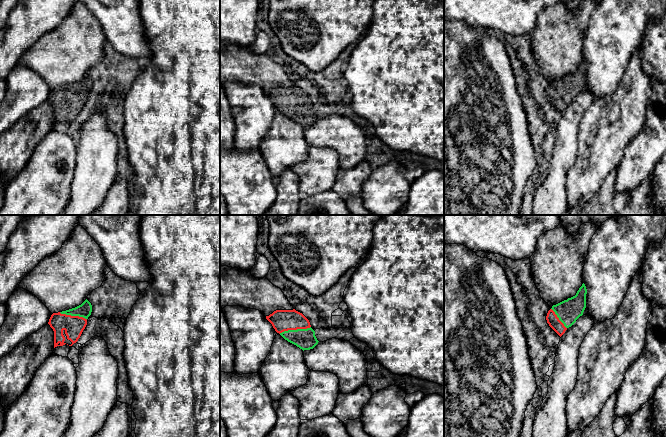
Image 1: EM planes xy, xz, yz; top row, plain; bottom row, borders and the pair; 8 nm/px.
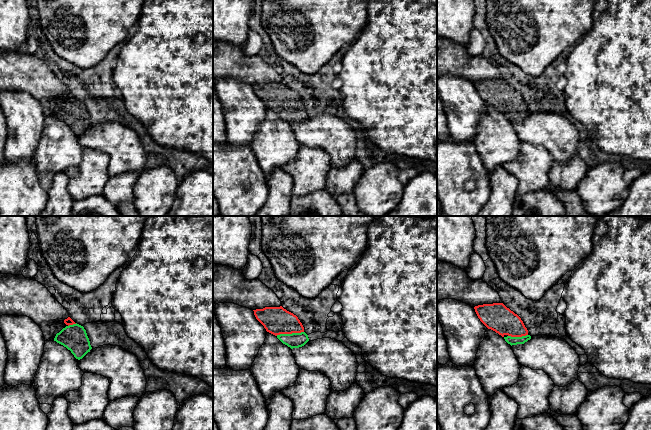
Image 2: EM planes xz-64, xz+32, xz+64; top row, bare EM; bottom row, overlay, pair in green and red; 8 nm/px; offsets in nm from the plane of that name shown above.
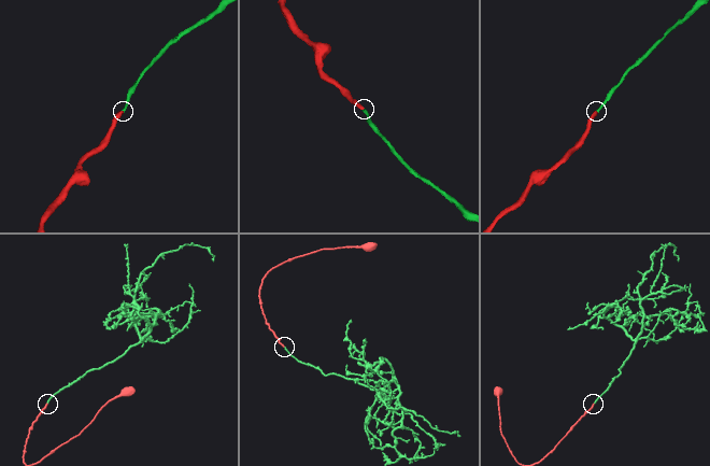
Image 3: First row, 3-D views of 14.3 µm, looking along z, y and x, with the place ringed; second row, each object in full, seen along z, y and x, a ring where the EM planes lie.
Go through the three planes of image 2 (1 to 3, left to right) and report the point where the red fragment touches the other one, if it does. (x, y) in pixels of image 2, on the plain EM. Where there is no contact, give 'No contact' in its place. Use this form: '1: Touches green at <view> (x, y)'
1: Touches green at xz-64 (73, 100)
2: Touches green at xz+32 (289, 110)
3: Touches green at xz+64 (517, 113)

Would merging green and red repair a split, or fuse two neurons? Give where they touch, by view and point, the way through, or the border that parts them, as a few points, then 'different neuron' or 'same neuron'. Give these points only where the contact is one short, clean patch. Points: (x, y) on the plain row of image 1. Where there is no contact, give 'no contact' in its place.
contact xz (294, 106); way xz (305, 115), (294, 106), (282, 96); same neuron

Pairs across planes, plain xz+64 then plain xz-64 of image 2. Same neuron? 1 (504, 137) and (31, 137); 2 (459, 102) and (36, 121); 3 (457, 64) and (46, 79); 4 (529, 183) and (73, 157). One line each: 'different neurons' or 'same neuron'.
1: different neurons
2: same neuron
3: same neuron
4: different neurons

